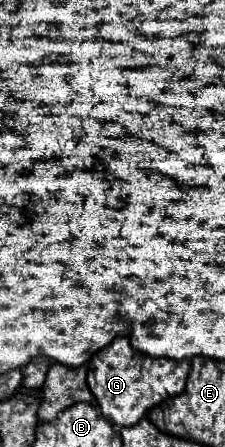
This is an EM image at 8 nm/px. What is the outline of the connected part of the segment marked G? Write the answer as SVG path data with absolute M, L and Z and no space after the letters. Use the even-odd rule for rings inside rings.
M117 337L113 343L91 357L87 385L97 399L101 413L111 425L131 427L141 421L149 409L173 395L179 395L185 389L190 369L191 363L187 360L153 359L135 351L125 337Z

